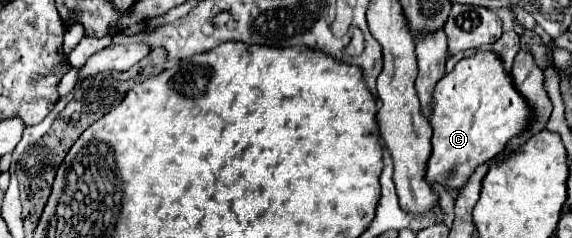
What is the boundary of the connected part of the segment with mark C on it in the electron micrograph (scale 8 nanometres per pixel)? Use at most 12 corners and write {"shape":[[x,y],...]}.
{"shape":[[497,52],[435,86],[427,180],[461,188],[529,130]]}

